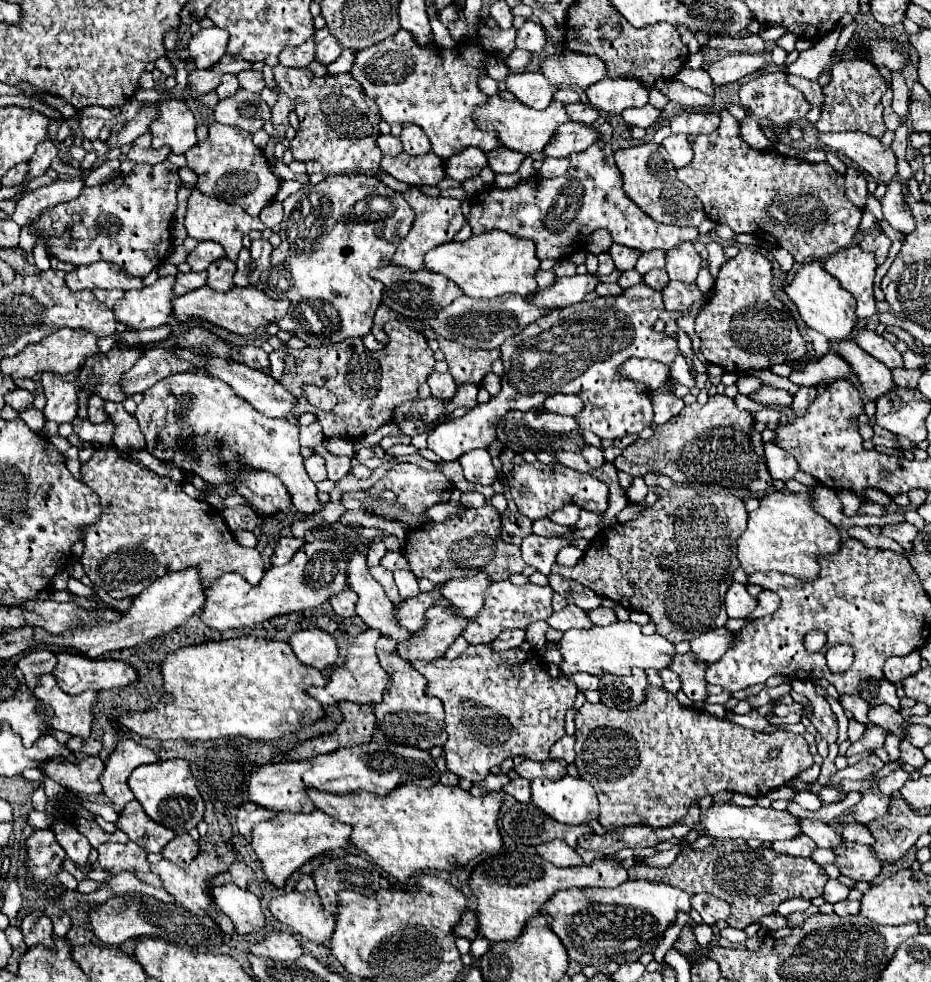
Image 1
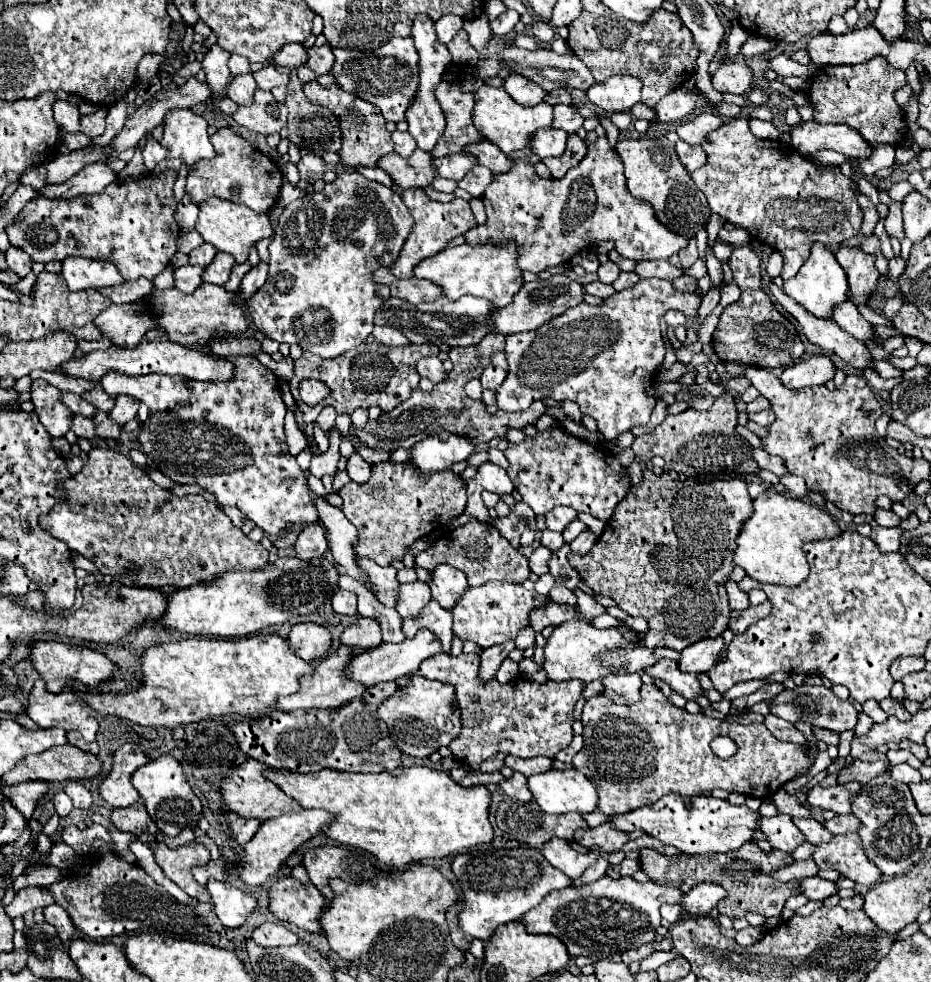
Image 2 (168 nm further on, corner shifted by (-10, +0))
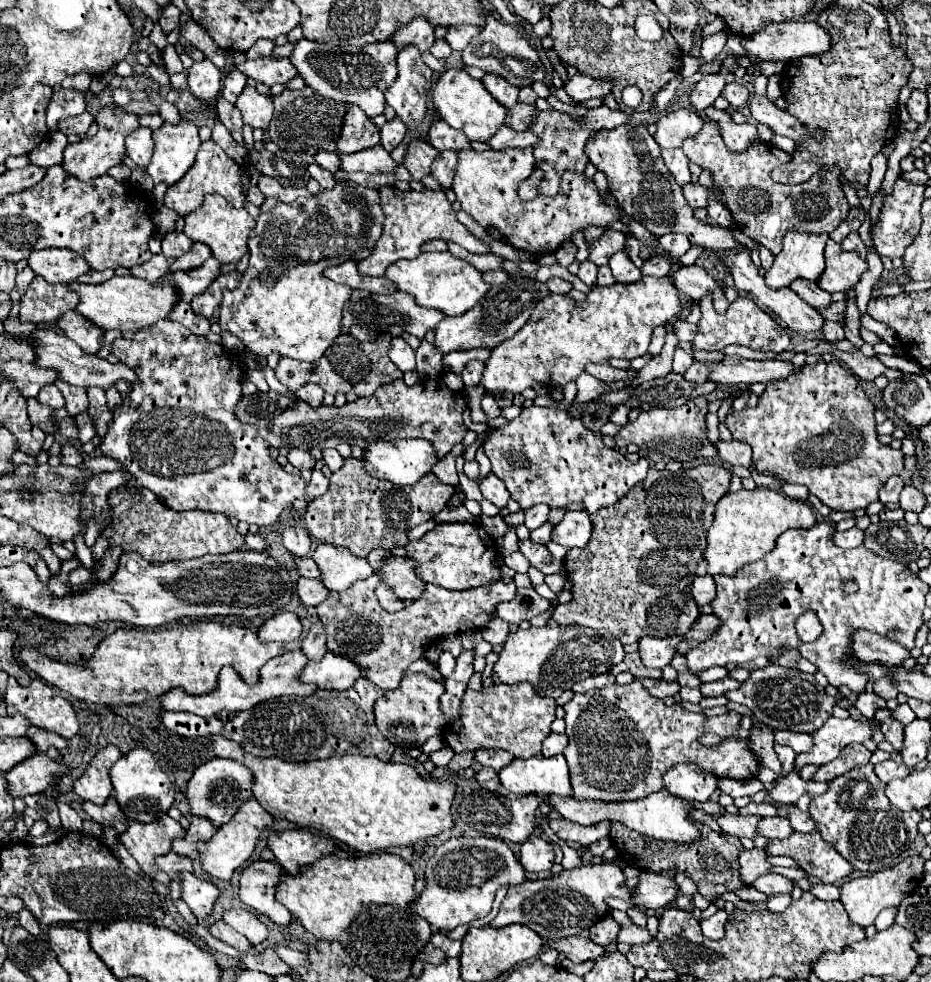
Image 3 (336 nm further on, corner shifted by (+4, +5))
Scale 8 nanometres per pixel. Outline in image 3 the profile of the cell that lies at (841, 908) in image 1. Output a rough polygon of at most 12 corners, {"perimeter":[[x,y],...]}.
{"perimeter":[[816,883],[810,893],[822,901],[840,897],[836,885]]}

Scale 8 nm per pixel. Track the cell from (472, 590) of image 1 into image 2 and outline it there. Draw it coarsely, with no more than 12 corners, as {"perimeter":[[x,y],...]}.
{"perimeter":[[440,564],[432,572],[432,600],[454,608],[468,586],[466,574]]}

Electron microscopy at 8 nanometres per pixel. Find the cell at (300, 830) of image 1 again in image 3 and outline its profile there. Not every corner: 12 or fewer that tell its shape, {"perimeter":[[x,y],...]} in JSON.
{"perimeter":[[252,797],[198,843],[202,869],[230,881],[274,819]]}

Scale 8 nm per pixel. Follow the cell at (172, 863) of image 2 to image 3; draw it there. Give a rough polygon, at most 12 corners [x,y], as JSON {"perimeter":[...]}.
{"perimeter":[[168,815],[152,823],[130,819],[120,843],[158,883],[168,875],[154,857],[168,853],[184,835]]}

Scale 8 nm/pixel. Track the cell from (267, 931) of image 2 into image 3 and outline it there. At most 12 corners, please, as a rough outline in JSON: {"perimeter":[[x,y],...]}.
{"perimeter":[[246,909],[224,911],[224,923],[252,945],[268,937],[268,929]]}

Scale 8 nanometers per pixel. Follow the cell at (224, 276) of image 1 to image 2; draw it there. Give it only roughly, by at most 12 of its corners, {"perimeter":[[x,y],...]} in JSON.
{"perimeter":[[218,252],[202,278],[210,284],[226,284],[234,258]]}

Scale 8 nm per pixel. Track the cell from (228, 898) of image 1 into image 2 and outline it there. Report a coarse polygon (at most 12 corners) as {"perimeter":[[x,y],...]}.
{"perimeter":[[210,878],[216,916],[242,926],[258,906],[254,896]]}

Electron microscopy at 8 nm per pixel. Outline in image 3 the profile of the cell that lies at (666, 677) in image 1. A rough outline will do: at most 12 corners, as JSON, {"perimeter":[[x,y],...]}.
{"perimeter":[[636,677],[652,691],[652,695],[664,699],[676,695],[680,685],[664,679]]}

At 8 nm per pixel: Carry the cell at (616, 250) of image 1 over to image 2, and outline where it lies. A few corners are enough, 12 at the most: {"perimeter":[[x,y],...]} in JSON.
{"perimeter":[[610,250],[608,258],[618,264],[620,270],[632,272],[636,260],[626,260],[618,256],[616,250]]}

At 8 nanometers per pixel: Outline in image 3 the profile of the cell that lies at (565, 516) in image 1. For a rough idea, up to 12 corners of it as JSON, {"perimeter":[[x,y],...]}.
{"perimeter":[[548,505],[530,507],[524,525],[532,531],[546,523]]}

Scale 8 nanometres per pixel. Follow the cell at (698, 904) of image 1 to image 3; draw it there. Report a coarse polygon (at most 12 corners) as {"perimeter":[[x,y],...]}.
{"perimeter":[[652,871],[638,873],[629,900],[610,897],[606,903],[626,912],[630,907],[664,909],[674,903],[674,879]]}

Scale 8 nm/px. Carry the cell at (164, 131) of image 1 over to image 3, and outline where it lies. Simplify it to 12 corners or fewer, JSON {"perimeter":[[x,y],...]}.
{"perimeter":[[184,119],[154,131],[146,173],[156,185],[178,183],[200,143]]}

